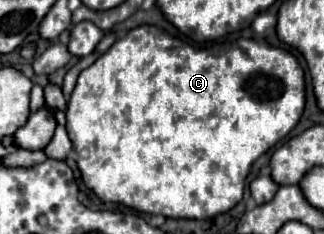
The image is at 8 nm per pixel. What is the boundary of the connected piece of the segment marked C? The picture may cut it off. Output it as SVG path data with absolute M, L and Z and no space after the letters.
M140 26L132 28L126 36L118 38L108 52L104 52L90 68L86 68L76 82L76 88L68 100L66 108L66 130L72 140L74 150L78 152L80 160L80 172L88 188L96 192L96 196L104 202L116 202L130 206L138 212L146 214L164 214L168 218L210 218L222 212L228 212L234 208L242 196L244 196L244 186L246 186L246 176L250 174L250 166L272 146L276 146L294 126L298 124L304 106L306 106L306 84L304 84L304 68L300 66L298 58L286 50L268 44L266 40L252 40L252 38L240 38L234 44L232 52L222 52L218 56L218 50L196 50L188 44L184 44L180 38L170 36L168 32L156 28L156 26Z

